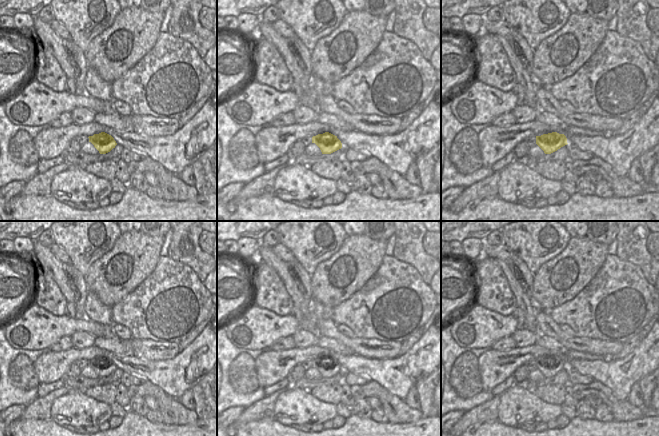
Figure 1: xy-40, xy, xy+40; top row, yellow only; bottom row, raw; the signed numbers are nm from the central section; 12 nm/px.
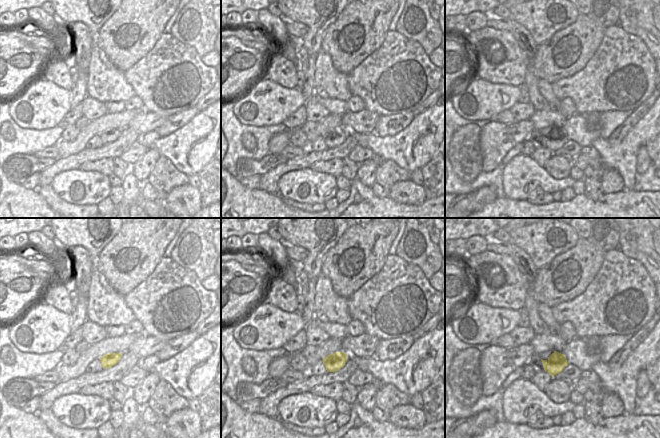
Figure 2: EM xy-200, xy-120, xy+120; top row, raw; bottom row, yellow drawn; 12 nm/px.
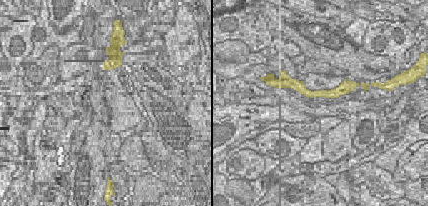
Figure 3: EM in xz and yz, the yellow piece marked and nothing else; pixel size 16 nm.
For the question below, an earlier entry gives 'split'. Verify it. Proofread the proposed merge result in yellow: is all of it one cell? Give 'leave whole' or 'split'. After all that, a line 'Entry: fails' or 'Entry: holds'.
leave whole
Entry: fails

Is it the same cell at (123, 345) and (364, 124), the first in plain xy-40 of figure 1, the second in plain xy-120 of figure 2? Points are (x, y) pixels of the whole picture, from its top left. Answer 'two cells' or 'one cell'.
one cell

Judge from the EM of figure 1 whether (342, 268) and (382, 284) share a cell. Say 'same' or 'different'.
different

